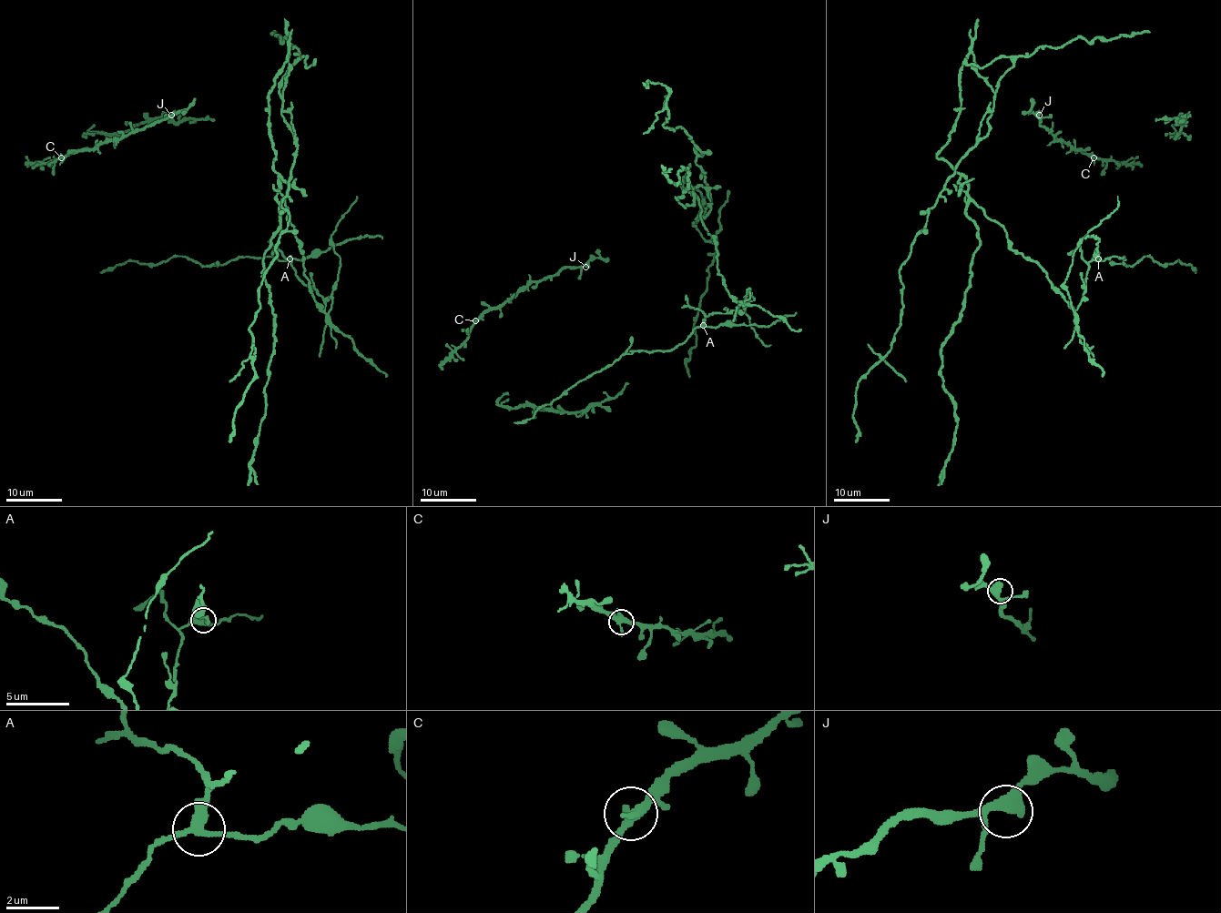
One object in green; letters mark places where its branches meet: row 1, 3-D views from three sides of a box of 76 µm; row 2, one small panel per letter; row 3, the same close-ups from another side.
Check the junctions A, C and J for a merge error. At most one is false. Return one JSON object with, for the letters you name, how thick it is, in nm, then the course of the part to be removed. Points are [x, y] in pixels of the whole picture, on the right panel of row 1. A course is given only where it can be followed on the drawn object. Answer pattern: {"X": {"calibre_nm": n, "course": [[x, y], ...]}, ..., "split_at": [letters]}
{"A": {"calibre_nm": 360, "course": [[1097, 258], [1075, 310], [937, 157], [971, 53], [989, 131], [900, 267], [900, 325], [858, 382], [856, 442]]}, "split_at": ["A"]}

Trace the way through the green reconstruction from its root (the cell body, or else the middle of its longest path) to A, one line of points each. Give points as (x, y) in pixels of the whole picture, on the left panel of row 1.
A: (269, 118), (273, 169), (286, 218), (301, 250), (309, 290), (324, 310), (324, 299), (297, 277), (289, 258)

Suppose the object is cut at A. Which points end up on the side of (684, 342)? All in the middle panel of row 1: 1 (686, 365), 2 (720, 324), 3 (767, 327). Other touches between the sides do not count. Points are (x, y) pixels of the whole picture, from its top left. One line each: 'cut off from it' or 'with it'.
1: cut off from it
2: with it
3: with it

